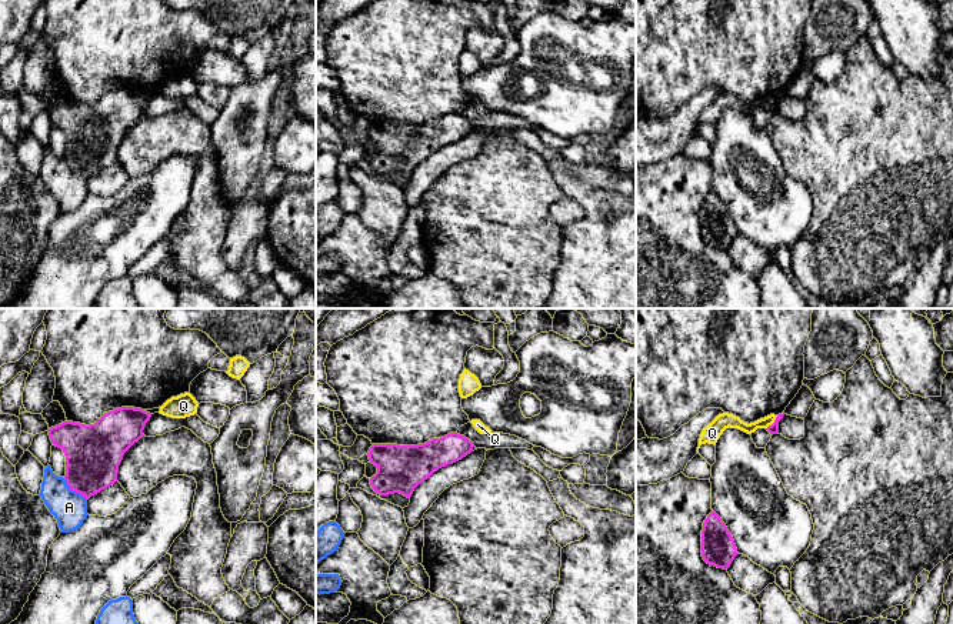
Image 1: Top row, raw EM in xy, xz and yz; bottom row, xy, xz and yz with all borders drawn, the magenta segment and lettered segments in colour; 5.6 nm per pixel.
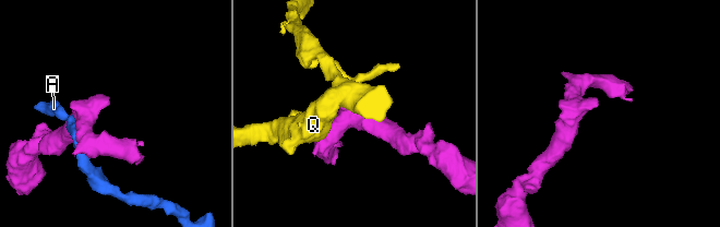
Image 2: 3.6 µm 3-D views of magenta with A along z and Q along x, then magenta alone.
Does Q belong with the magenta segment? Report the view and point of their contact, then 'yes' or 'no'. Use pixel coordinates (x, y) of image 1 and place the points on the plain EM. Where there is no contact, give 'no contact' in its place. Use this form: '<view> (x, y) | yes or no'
yz (773, 103) | no

